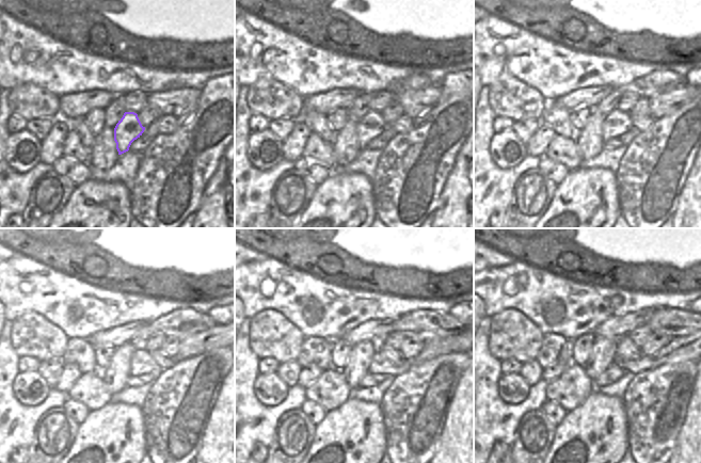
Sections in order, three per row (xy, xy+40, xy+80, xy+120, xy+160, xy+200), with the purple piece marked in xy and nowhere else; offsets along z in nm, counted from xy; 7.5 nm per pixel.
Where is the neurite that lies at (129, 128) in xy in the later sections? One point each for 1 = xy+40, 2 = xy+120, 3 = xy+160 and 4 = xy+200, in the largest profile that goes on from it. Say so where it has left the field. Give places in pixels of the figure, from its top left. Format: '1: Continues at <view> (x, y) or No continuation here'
1: Continues at xy+40 (370, 125)
2: Continues at xy+120 (142, 363)
3: Continues at xy+160 (379, 365)
4: Continues at xy+200 (689, 347).

